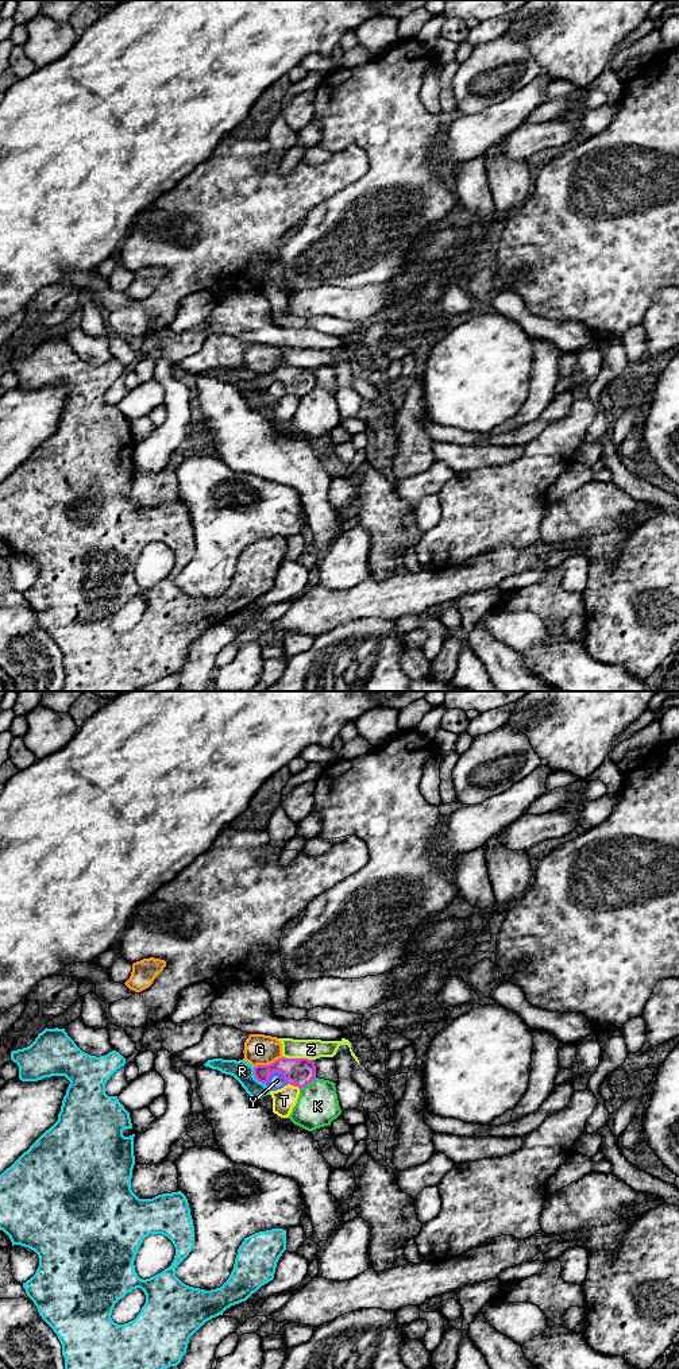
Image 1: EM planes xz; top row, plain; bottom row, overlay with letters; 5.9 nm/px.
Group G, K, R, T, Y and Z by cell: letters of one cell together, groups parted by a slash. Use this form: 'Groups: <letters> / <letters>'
Groups: G / K / R / T / Y / Z

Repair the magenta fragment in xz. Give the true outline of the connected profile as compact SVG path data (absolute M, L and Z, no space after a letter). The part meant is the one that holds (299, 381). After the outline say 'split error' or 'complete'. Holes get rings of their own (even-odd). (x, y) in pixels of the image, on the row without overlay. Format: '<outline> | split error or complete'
M278 367L269 374L254 375L254 385L258 390L266 393L274 381L283 383L288 393L300 398L316 387L316 374L308 367Z | complete

